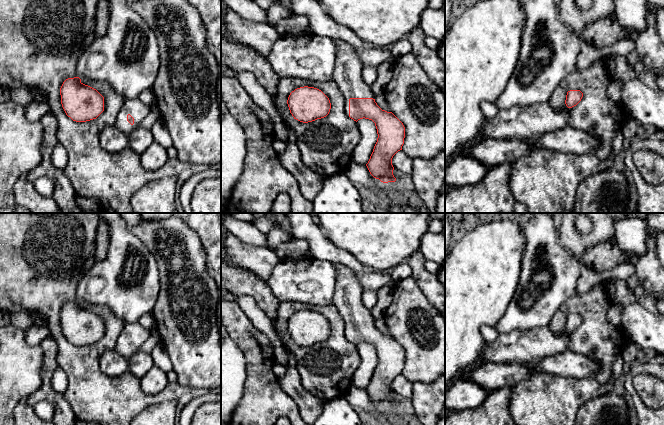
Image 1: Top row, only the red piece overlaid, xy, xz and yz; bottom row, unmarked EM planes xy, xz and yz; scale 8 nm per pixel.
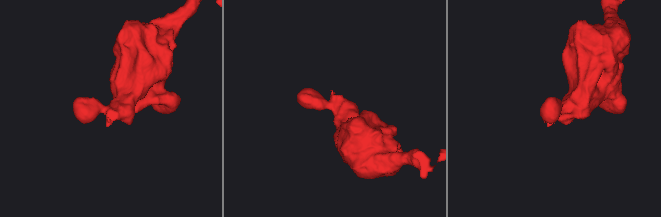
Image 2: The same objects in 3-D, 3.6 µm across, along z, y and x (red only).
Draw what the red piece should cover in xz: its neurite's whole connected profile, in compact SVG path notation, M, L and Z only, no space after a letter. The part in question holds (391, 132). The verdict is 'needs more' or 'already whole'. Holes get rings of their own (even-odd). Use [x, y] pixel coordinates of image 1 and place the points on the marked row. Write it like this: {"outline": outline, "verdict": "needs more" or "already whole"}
{"outline": "M333 39L337 47L333 81L344 100L345 113L354 121L369 119L375 123L377 142L366 164L370 174L383 183L395 182L393 156L404 144L405 127L392 113L382 110L362 77L363 64L353 46Z", "verdict": "needs more"}

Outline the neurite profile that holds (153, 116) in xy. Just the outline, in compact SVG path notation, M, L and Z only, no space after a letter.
M151 110L149 114L140 123L140 126L145 129L151 129L154 123L160 118L159 112Z

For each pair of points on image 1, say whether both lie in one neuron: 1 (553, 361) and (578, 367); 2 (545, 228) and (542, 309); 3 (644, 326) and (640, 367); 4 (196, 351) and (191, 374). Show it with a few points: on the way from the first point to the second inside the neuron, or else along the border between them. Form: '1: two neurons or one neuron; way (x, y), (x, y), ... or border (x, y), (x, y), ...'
1: one neuron; way (559, 364), (572, 364)
2: one neuron; way (548, 248), (549, 258), (557, 275), (552, 289)
3: two neurons; border (653, 352), (648, 354)
4: one neuron; way (196, 357), (195, 368)

